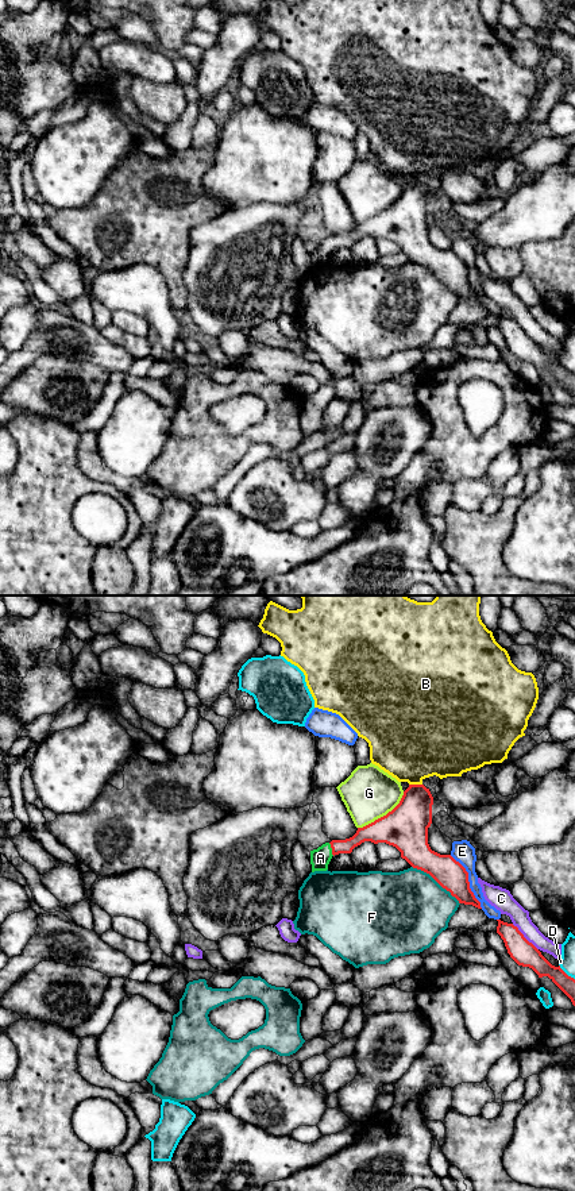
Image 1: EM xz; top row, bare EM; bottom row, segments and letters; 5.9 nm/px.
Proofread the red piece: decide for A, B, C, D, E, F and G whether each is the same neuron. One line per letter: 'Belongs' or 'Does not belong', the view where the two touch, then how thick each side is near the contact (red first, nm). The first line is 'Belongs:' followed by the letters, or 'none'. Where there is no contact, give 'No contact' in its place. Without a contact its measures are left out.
Belongs: A
A: Belongs. Touches red in xz. Thickness 100 nm (red) against 120 nm
B: Does not belong. Touches red in xz. Thickness 260 nm (red) against 440 nm
C: Does not belong. Touches red in xz. Thickness 150 nm (red) against 120 nm
D: Does not belong. Touches red in xz. Thickness 140 nm (red) against 100 nm
E: Does not belong. Touches red in xz. Thickness 180 nm (red) against 130 nm
F: Does not belong. Touches red in xz. Thickness 180 nm (red) against 480 nm
G: Does not belong. Touches red in xz. Thickness 260 nm (red) against 320 nm

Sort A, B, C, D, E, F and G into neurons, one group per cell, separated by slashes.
A / B / C / D / E / F / G

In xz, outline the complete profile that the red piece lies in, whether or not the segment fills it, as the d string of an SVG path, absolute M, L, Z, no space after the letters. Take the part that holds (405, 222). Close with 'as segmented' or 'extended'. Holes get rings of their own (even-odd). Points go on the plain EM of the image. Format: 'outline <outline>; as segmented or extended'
outline M409 180L404 186L400 198L389 207L386 211L375 215L374 217L358 223L356 228L346 235L332 235L325 238L317 244L310 246L312 267L327 266L331 254L339 248L351 248L352 244L364 236L374 239L386 238L395 242L401 247L401 253L405 254L413 263L421 265L429 269L443 284L451 288L459 298L472 300L478 304L481 297L475 293L470 284L468 267L456 257L451 250L440 250L431 244L428 239L428 223L432 219L432 200L433 192L424 180Z; extended

